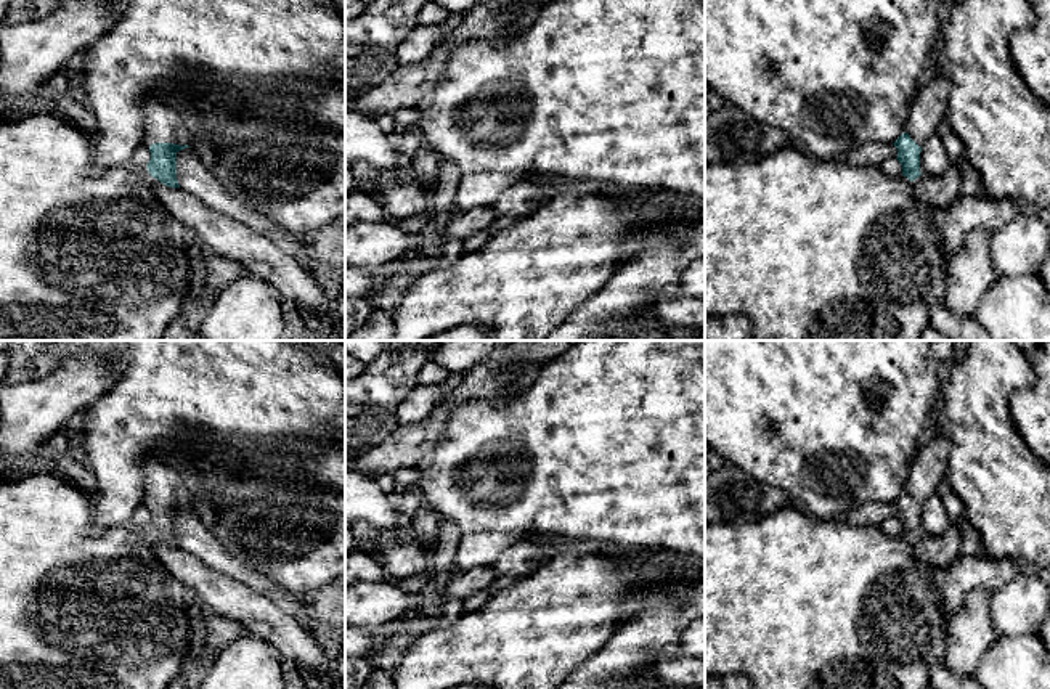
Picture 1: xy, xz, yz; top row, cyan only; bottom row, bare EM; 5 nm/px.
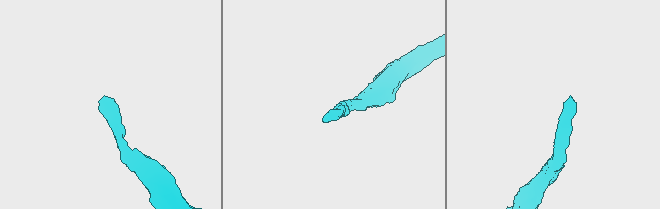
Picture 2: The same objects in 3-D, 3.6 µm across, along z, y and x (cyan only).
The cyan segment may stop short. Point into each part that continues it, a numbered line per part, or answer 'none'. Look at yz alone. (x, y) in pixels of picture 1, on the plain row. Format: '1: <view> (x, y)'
1: yz (930, 464)

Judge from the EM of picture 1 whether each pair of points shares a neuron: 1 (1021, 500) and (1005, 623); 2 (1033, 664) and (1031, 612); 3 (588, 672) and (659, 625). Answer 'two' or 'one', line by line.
1: two
2: two
3: one

